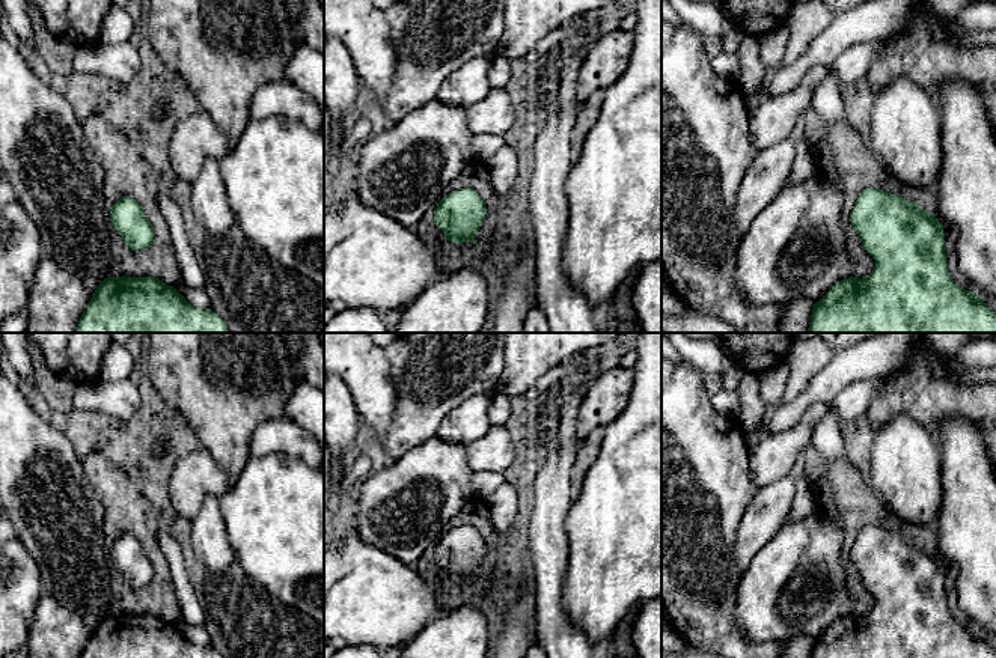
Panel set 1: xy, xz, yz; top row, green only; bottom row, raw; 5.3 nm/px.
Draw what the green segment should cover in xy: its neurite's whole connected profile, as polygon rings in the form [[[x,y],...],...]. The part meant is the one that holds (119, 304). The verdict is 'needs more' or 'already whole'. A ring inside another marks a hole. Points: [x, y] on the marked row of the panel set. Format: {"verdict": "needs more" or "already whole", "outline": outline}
{"verdict": "already whole", "outline": [[[154,277],[104,279],[92,294],[75,333],[229,333],[211,309],[191,306]]]}

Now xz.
{"verdict": "already whole", "outline": [[[460,188],[448,193],[435,208],[434,224],[441,230],[448,241],[455,244],[473,242],[487,206],[473,188]]]}

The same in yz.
{"verdict": "already whole", "outline": [[[865,188],[850,214],[851,226],[860,236],[875,267],[862,279],[848,277],[838,282],[814,304],[808,333],[996,333],[996,313],[978,294],[960,288],[951,277],[943,224],[927,209],[898,194],[880,188]]]}

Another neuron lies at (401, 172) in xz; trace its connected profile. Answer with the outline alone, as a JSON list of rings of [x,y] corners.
[[[432,99],[413,110],[380,134],[372,134],[356,152],[356,191],[360,200],[414,229],[431,205],[445,197],[446,187],[473,160],[473,133],[467,125],[467,107]]]

